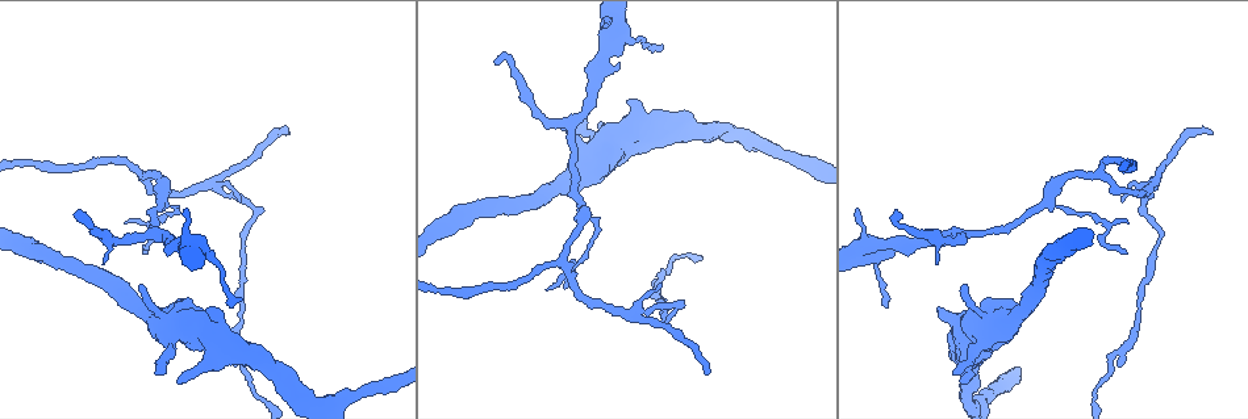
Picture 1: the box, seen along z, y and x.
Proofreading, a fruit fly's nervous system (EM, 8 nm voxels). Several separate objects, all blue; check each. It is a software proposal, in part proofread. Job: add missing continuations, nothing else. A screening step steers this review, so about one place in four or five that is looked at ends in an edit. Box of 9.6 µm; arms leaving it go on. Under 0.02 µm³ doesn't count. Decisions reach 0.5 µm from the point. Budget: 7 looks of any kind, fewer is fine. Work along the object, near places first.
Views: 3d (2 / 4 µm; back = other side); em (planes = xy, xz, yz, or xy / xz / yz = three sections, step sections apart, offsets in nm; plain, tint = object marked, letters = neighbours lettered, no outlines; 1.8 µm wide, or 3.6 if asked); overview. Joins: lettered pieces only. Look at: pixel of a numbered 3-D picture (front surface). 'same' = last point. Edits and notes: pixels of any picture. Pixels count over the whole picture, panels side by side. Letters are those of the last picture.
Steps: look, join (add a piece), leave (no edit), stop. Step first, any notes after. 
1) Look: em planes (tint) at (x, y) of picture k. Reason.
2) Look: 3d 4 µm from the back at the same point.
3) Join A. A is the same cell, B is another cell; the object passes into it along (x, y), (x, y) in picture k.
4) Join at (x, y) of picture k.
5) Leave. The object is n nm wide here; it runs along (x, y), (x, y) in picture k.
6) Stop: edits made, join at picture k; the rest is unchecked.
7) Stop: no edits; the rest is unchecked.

Look: em yz step 4 (tint) at (546, 290) of picture 1. Branch stops here.

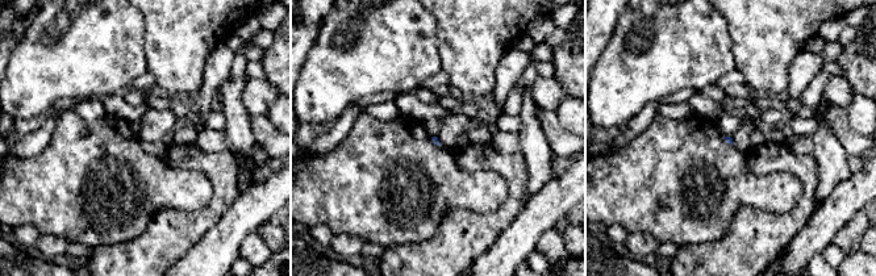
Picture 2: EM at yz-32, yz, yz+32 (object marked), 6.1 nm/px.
Look: em planes (letters) at the same point. Cut it another way.

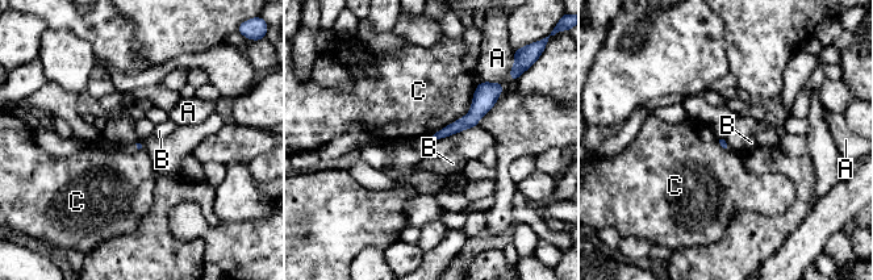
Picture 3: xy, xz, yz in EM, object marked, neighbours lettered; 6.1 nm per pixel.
Leave. A, B and C are other cells; a border runs along (476, 88), (466, 115), (427, 136) in picture 3; none of them fits.

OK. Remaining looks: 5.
Look: em xz step 16 (letters) at (899, 218) of picture 1. Branch stops here.

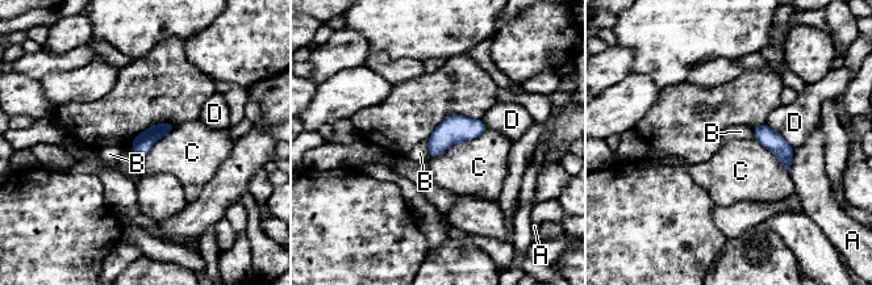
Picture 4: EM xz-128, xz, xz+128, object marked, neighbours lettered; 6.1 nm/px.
Leave. A, B, C and D are other cells; a border runs along (487, 129), (429, 158) in picture 4; none of them fits.

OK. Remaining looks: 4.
Look: 3d 4 µm from the back at (288, 132) of picture 1. An open end.

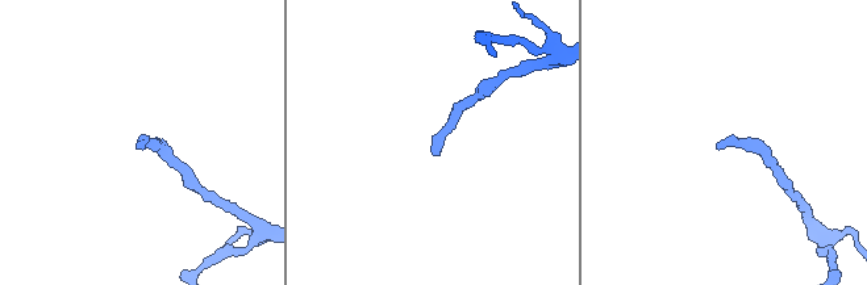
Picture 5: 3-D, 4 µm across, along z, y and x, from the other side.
Look: em xy step 4 (letters) at (435, 154) of picture 5.

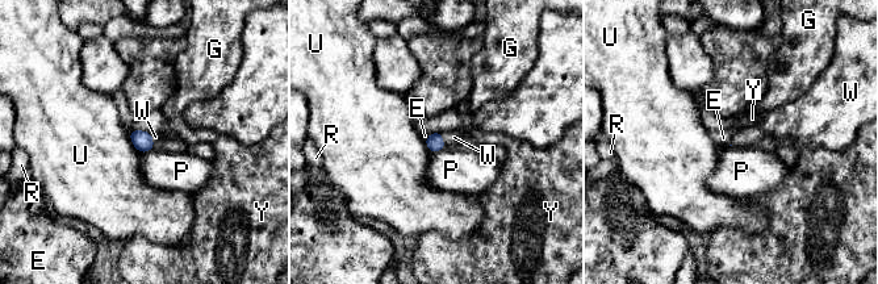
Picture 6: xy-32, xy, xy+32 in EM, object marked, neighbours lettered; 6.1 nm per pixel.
Look: em planes (letters) at the same point.

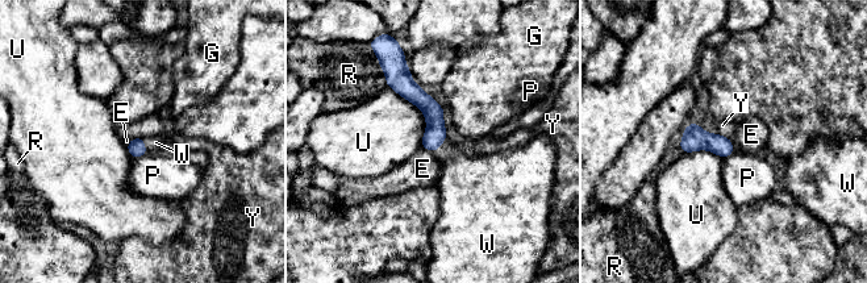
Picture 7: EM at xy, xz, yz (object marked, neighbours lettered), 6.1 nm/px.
Join at (151, 144) of picture 7. The object is 100 nm wide here; W is the same cell, E, G, P, R, U and Y are other cells; the object passes into it along (136, 146), (144, 145), (151, 144) in picture 7; the cell continues.

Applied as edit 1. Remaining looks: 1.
Stop: edits made, join at picture 7; the rest is unchecked.

